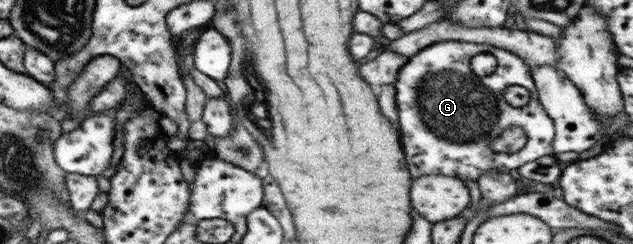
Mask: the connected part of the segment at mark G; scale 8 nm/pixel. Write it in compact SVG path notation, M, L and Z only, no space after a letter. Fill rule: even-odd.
M442 40L432 44L409 58L399 70L395 86L395 101L400 122L400 140L402 150L408 162L408 170L412 176L454 176L477 180L489 170L509 172L516 170L527 162L538 160L541 156L554 155L552 141L555 137L554 122L548 117L538 98L537 86L531 75L531 69L520 57L506 52L506 50L492 47L490 44L462 43L458 40ZM488 53L496 58L496 68L488 78L478 78L470 70L470 60L476 54ZM509 86L523 86L530 91L530 100L523 107L508 104L504 98L505 90ZM510 127L522 127L527 134L526 144L513 153L494 152L491 142L498 138Z

